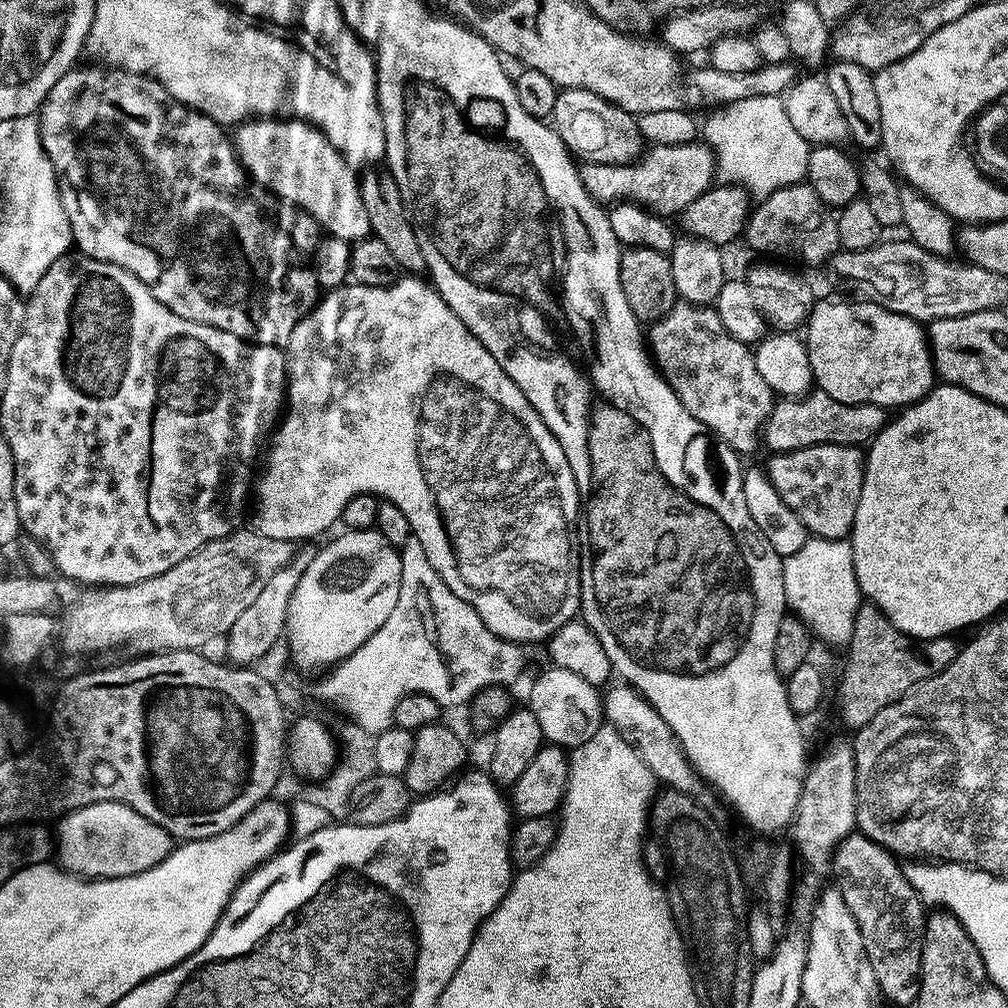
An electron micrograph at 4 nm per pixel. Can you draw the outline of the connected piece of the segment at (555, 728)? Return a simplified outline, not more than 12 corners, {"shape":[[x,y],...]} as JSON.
{"shape":[[548,667],[528,707],[565,750],[604,724],[597,685]]}

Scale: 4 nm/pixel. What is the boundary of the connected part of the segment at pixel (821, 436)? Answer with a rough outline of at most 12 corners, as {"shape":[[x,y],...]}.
{"shape":[[819,390],[780,398],[764,423],[769,453],[864,446],[889,413]]}

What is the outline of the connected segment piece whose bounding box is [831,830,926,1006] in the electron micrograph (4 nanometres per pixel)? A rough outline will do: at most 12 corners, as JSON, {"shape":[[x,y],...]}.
{"shape":[[853,830],[832,856],[879,995],[915,1005],[926,905]]}

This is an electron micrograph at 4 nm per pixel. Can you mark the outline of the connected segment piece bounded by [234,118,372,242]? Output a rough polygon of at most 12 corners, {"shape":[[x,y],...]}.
{"shape":[[253,118],[236,155],[328,236],[372,226],[357,169],[299,118]]}

